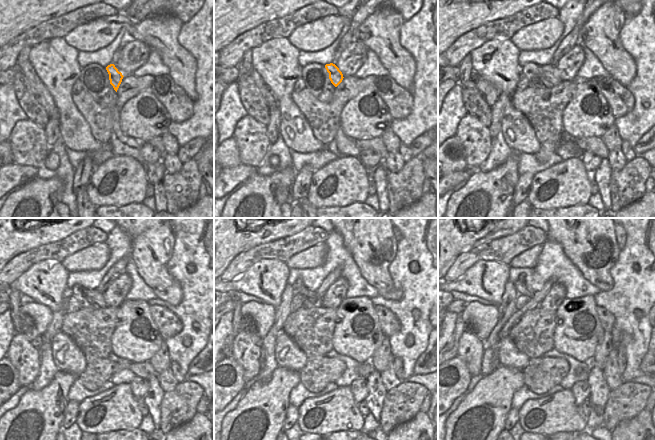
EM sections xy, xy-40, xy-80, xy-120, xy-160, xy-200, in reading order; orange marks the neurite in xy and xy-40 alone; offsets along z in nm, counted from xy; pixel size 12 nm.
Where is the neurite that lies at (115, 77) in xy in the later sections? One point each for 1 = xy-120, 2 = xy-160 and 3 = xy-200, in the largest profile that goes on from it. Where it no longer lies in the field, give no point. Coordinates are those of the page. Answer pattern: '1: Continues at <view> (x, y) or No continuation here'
1: Continues at xy-120 (95, 295)
2: Continues at xy-160 (298, 287)
3: Continues at xy-200 (520, 287)

